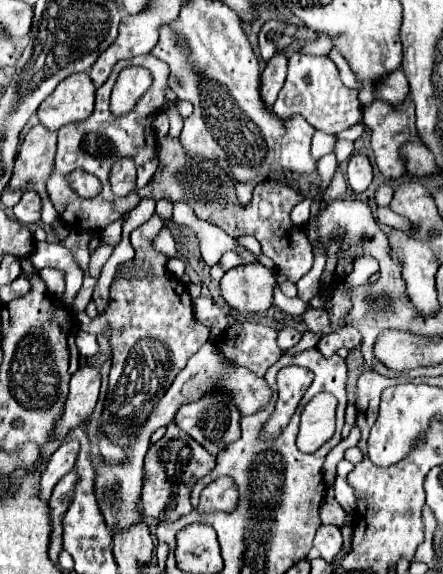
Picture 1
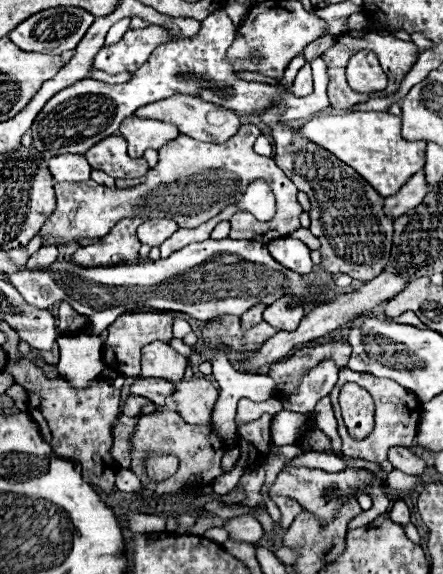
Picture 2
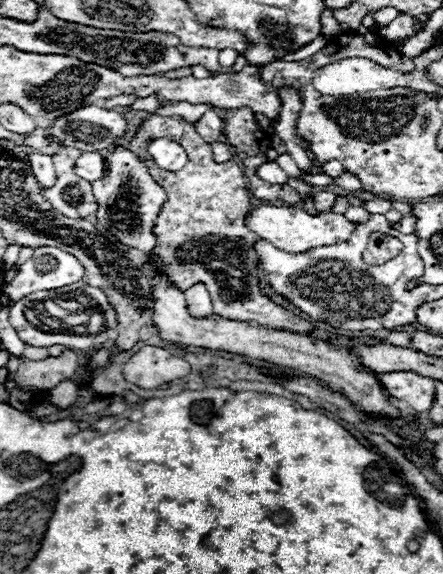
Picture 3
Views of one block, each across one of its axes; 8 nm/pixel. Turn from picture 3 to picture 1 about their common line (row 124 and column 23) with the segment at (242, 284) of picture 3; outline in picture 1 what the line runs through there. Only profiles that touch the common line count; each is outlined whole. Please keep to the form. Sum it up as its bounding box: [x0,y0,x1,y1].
[10,124,58,224]

